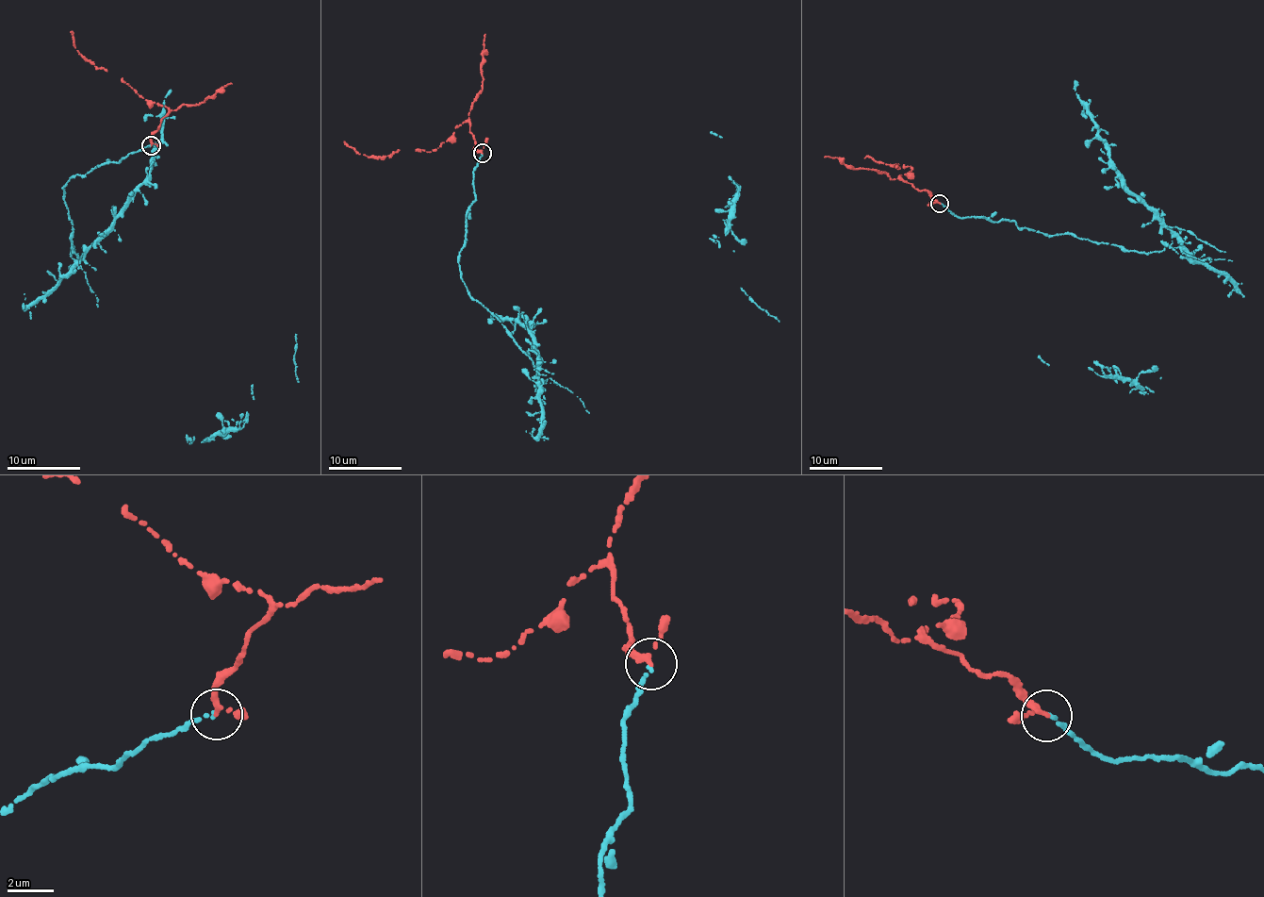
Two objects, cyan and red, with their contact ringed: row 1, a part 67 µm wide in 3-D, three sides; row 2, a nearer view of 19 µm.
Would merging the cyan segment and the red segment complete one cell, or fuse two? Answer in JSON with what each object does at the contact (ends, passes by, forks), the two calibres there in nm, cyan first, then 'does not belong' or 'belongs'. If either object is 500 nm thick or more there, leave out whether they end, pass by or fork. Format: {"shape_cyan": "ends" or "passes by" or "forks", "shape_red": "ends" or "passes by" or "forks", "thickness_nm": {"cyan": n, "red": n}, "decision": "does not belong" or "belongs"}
{"shape_cyan": "ends", "shape_red": "ends", "thickness_nm": {"cyan": 140, "red": 280}, "decision": "belongs"}

